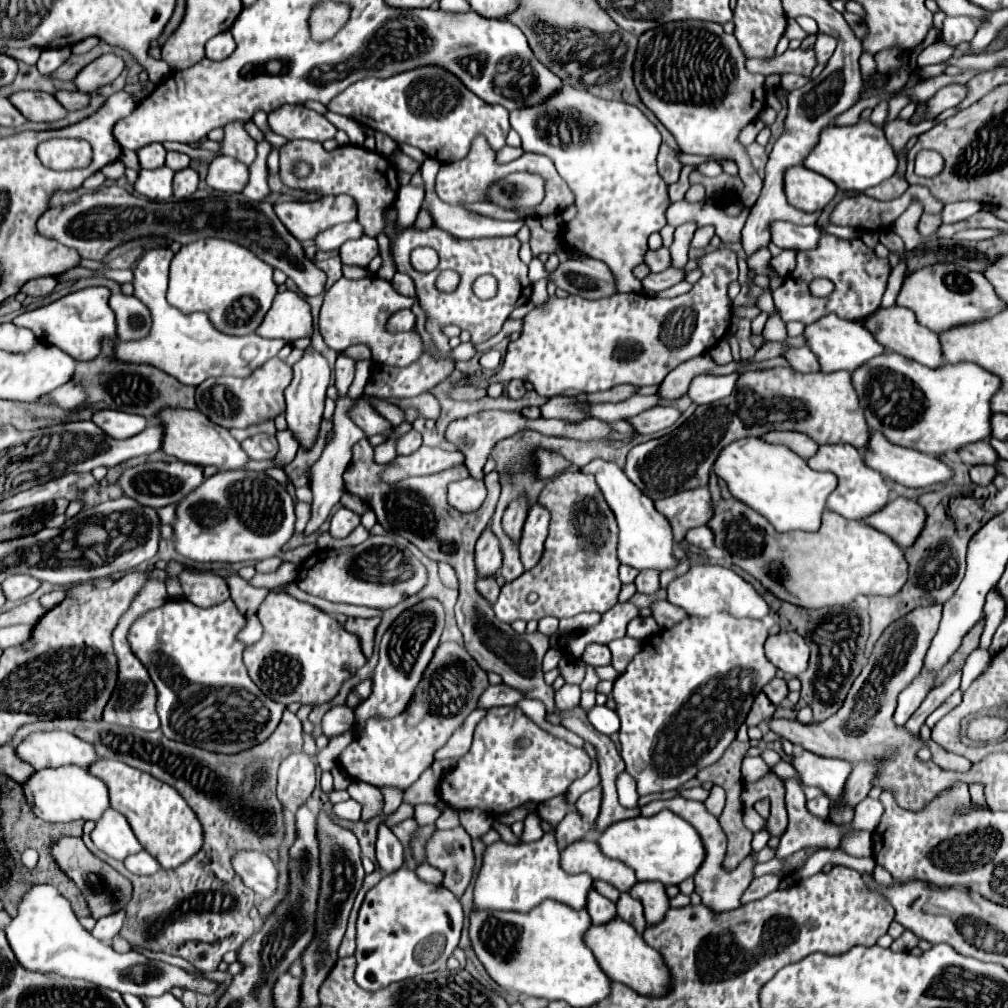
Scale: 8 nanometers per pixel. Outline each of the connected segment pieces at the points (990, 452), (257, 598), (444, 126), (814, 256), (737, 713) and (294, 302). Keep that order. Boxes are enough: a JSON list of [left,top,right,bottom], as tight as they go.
[[958,441,1000,467],[224,575,268,617],[326,65,510,163],[772,233,890,325],[614,613,776,795],[258,290,312,341]]

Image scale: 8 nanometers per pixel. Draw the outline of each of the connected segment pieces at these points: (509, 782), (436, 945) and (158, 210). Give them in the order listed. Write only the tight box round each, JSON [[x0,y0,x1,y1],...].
[[440,707,590,815],[354,865,464,991],[38,185,326,297]]

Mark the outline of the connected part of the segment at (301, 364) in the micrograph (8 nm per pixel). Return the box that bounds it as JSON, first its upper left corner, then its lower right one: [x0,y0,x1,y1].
[284,347,330,449]

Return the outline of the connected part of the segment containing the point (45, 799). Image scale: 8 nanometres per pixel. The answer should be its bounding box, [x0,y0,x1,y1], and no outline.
[24,765,110,823]

